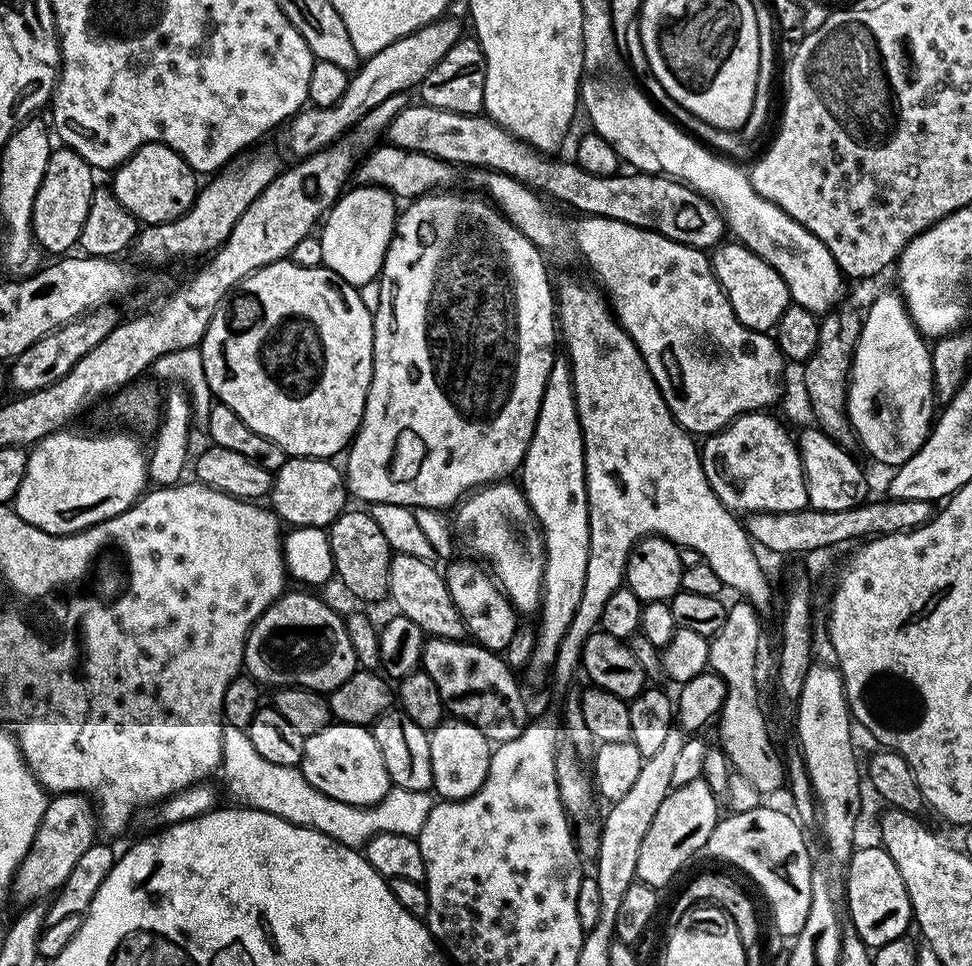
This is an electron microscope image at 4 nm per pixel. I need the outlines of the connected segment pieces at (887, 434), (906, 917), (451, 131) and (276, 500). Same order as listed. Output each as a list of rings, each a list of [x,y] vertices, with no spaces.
[[[895,291],[884,292],[869,306],[868,316],[866,312],[863,317],[848,378],[848,421],[856,433],[859,447],[864,447],[874,459],[881,460],[884,464],[905,464],[924,445],[924,439],[932,430],[932,400],[934,401],[934,389],[929,345],[909,318],[908,310],[899,295]]]
[[[883,846],[876,848],[857,847],[848,859],[846,871],[842,876],[842,896],[848,899],[846,916],[852,919],[851,931],[862,938],[869,950],[875,950],[903,937],[913,927],[910,894],[906,894],[906,886],[902,882],[902,874],[898,874],[898,866],[894,866],[894,858]]]
[[[412,102],[392,119],[386,140],[408,152],[430,154],[465,169],[487,168],[501,172],[545,197],[553,196],[569,204],[576,214],[601,216],[607,220],[626,222],[635,228],[660,232],[666,238],[691,248],[715,249],[726,236],[726,225],[719,210],[687,184],[681,184],[671,176],[652,176],[649,172],[628,174],[632,176],[590,174],[571,159],[552,160],[556,158],[537,152],[523,140],[511,136],[487,114],[454,114],[423,102]]]
[[[289,456],[273,475],[270,507],[285,525],[327,529],[346,511],[350,501],[346,476],[332,464],[331,459],[322,456]]]

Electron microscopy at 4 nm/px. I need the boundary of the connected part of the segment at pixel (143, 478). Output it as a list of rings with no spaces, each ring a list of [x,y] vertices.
[[[61,430],[36,441],[28,452],[26,474],[14,501],[22,522],[52,536],[81,532],[122,514],[140,499],[149,483],[146,448],[135,435],[124,431],[87,436],[72,431]]]

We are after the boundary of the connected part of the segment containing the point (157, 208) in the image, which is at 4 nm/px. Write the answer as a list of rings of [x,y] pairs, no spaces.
[[[143,144],[135,154],[111,173],[112,193],[136,216],[137,221],[149,224],[165,224],[185,216],[196,201],[197,173],[173,148],[165,144]]]

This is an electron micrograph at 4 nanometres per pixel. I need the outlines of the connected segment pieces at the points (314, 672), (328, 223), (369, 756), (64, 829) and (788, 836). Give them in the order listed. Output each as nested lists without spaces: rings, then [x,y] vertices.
[[[288,590],[248,629],[244,668],[247,675],[264,686],[295,686],[327,694],[342,686],[358,665],[342,616],[316,596]]]
[[[373,184],[349,187],[340,199],[327,209],[318,232],[322,242],[323,267],[359,289],[366,282],[377,279],[384,265],[392,235],[396,232],[397,219],[398,201],[391,192],[384,188],[375,188]]]
[[[333,722],[318,734],[305,736],[298,767],[310,786],[338,802],[357,804],[359,808],[377,804],[393,787],[386,762],[382,762],[382,750],[378,750],[378,742],[374,742],[371,727],[363,724]]]
[[[78,792],[53,795],[42,814],[42,822],[34,834],[30,850],[12,876],[11,899],[16,899],[17,905],[27,906],[59,892],[66,878],[70,878],[70,870],[74,870],[78,858],[82,858],[82,854],[86,854],[86,850],[97,843],[96,832],[98,833],[98,816],[88,797],[81,796]]]
[[[761,806],[753,812],[732,812],[725,820],[724,817],[717,819],[706,852],[741,868],[764,891],[777,930],[788,938],[795,938],[802,926],[806,926],[806,914],[810,914],[814,863],[804,832],[799,828],[801,825],[785,812]]]

